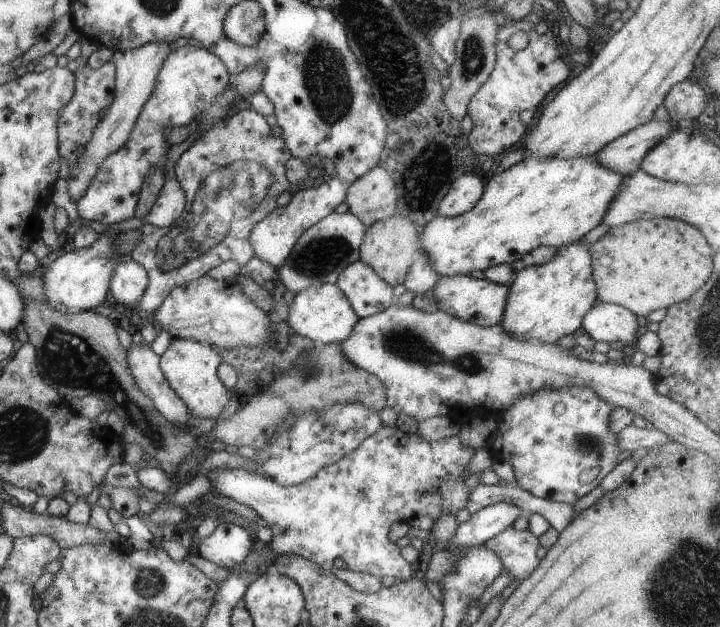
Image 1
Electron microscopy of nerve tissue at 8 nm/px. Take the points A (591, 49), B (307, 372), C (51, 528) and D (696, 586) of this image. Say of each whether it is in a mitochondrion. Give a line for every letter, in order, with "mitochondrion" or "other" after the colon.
A: other
B: mitochondrion
C: other
D: mitochondrion

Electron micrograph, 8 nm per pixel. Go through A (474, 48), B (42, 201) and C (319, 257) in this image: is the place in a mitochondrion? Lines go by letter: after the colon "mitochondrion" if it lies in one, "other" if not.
A: mitochondrion
B: other
C: mitochondrion

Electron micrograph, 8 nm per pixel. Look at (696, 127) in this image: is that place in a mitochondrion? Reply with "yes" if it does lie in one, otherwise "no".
no

